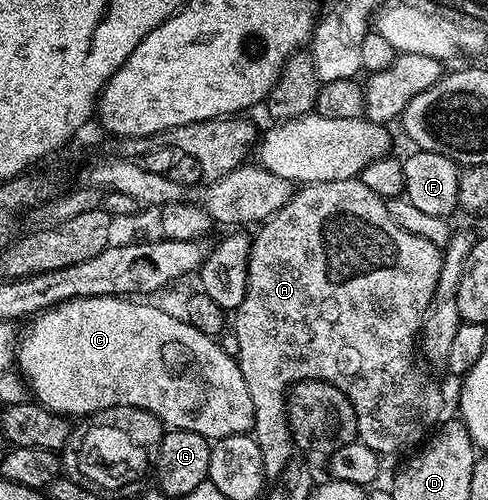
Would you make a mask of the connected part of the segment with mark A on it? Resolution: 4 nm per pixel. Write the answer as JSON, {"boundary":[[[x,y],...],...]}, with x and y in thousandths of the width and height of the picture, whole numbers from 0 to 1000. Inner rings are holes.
{"boundary":[[[734,356],[619,370],[598,390],[592,406],[555,430],[531,460],[531,466],[520,466],[514,482],[502,596],[494,596],[494,612],[477,624],[477,656],[482,648],[477,710],[490,722],[494,756],[502,756],[502,772],[510,772],[510,796],[518,796],[514,864],[535,900],[541,954],[549,962],[568,958],[594,932],[596,918],[609,912],[605,882],[596,878],[588,842],[588,778],[611,760],[664,760],[707,786],[715,804],[723,804],[723,820],[732,828],[734,878],[775,908],[787,914],[801,912],[807,904],[826,904],[832,896],[848,898],[865,890],[885,858],[902,846],[900,830],[908,824],[906,780],[891,768],[865,768],[859,762],[859,744],[850,738],[859,654],[867,650],[867,630],[887,596],[887,580],[895,580],[895,548],[904,548],[908,530],[904,498],[887,492],[887,484],[871,484],[871,476],[855,476],[855,468],[838,468],[838,460],[822,460],[822,452],[814,452],[814,444],[797,436],[791,398],[764,388],[764,380],[756,380],[756,372],[748,372],[748,364],[740,364]]]}

